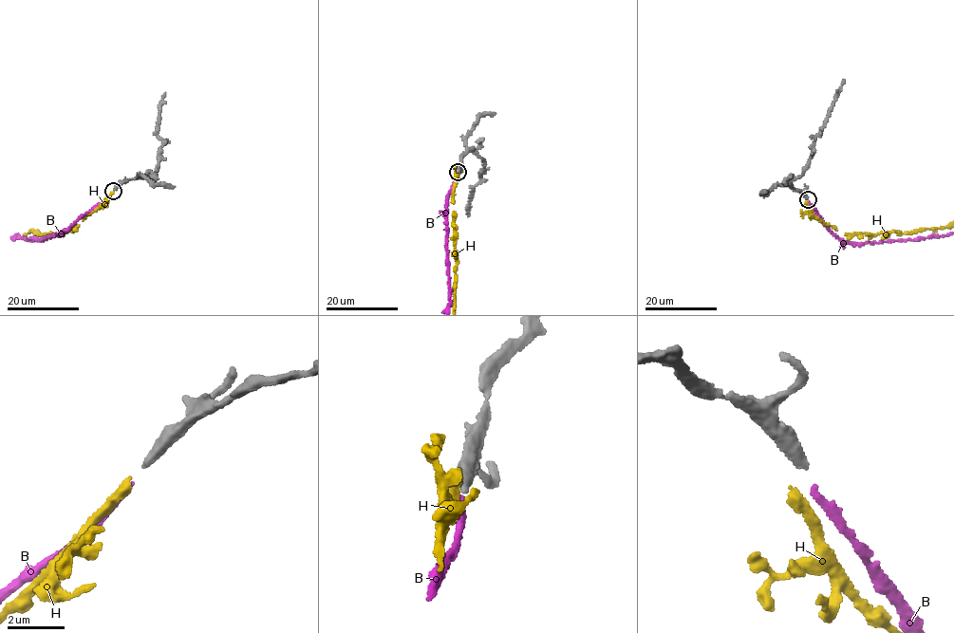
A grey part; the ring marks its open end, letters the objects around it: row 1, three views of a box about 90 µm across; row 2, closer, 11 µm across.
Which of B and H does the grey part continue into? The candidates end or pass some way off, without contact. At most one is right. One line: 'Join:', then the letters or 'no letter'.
Join: B

